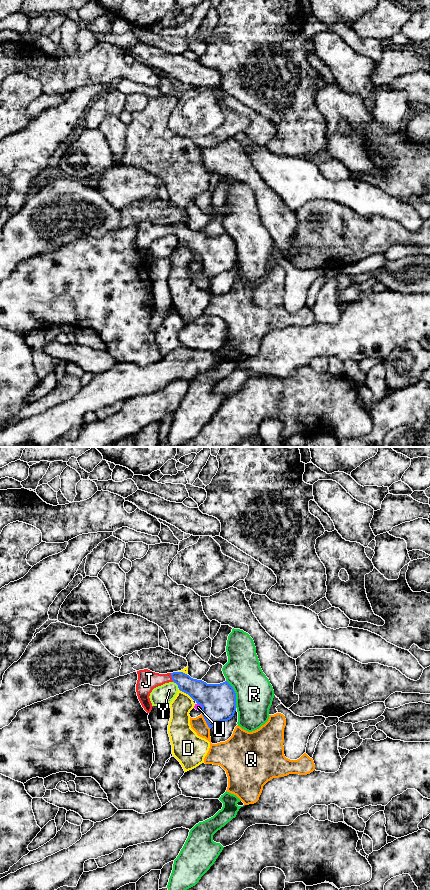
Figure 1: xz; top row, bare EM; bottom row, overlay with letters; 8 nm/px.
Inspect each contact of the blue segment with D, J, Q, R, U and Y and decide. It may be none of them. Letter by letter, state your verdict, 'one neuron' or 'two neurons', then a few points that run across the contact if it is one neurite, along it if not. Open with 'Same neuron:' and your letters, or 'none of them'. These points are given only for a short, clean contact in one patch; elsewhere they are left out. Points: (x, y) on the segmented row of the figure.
Same neuron: J
D: two neurons
J: one neuron; line xz (198, 690), (180, 678), (171, 676), (147, 680)
Q: two neurons
R: two neurons
U: two neurons; line xz (197, 703), (202, 710)
Y: two neurons

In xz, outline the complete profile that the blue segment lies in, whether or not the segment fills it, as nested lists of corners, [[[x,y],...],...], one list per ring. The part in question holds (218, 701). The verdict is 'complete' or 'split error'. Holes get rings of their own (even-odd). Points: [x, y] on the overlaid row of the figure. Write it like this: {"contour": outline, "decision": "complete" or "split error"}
{"contour": [[[148,669],[139,670],[137,674],[137,696],[147,713],[150,713],[153,707],[149,698],[152,690],[165,683],[174,682],[180,691],[188,694],[202,707],[202,715],[210,729],[234,716],[236,693],[227,681],[220,684],[207,684],[183,672],[159,674]]], "decision": "split error"}

